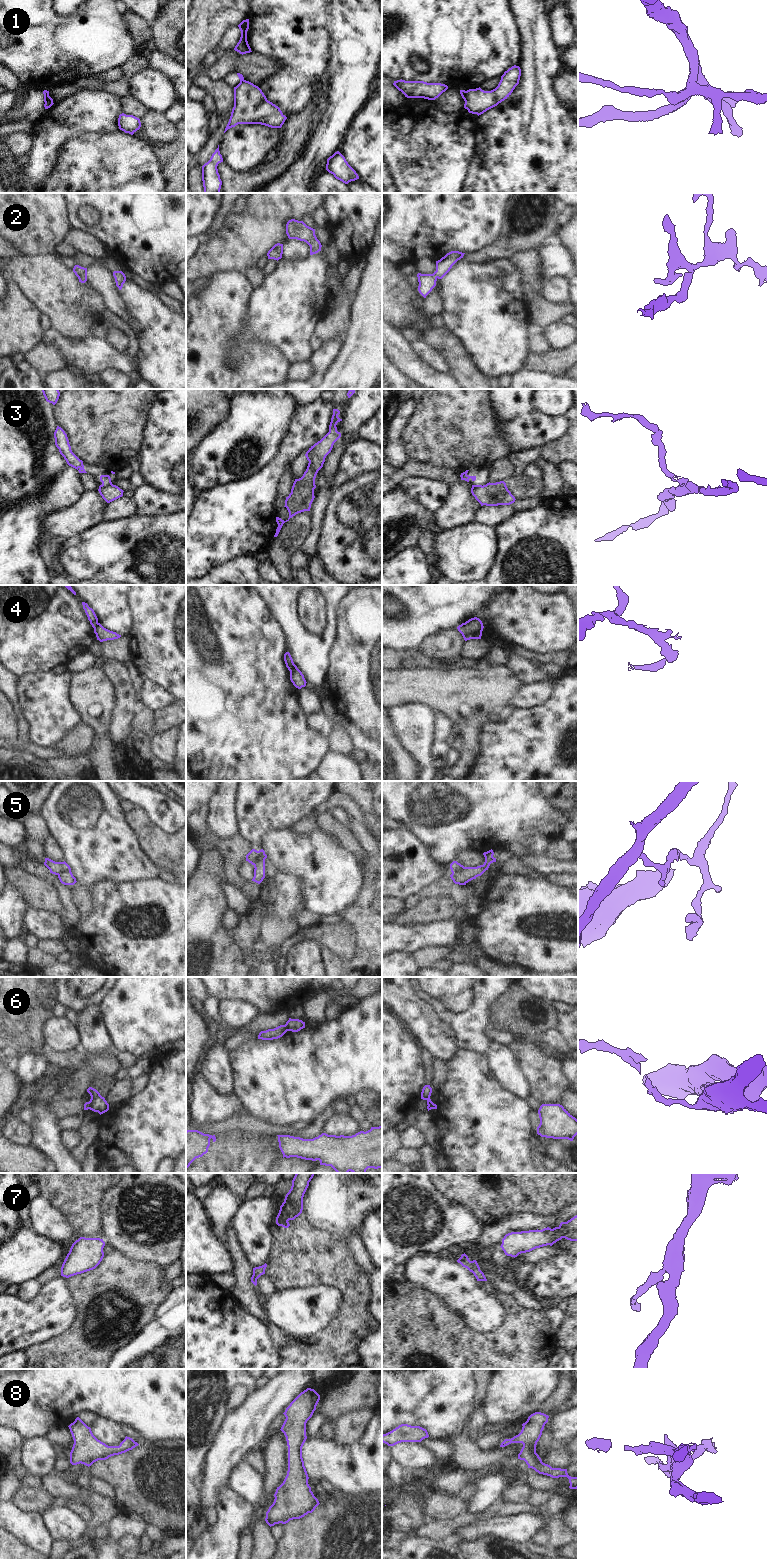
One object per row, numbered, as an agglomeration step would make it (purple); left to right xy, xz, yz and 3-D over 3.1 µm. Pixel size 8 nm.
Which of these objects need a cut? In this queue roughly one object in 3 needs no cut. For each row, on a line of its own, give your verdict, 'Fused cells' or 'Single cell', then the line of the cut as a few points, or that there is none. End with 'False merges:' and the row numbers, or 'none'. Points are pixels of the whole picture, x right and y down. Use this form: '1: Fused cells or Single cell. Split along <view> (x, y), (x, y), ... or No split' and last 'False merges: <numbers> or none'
1: Fused cells. Split along xy (47, 91), (47, 100), (45, 102)
2: Single cell. No split
3: Fused cells. Split along xy (111, 483), (99, 487)
4: Fused cells. Split along xz (294, 664), (290, 671)
5: Fused cells. Split along xz (265, 854), (261, 854), (253, 864)
6: Fused cells. Split along xz (284, 1025), (287, 1030)
7: Single cell. No split
8: Single cell. No split
False merges: 1, 3, 4, 5, 6.

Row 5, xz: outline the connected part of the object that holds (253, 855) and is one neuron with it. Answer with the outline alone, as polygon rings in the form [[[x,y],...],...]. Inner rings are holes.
[[[252,849],[247,855],[246,855],[246,861],[254,865],[256,861],[258,860],[260,855],[265,855],[265,851],[263,849],[257,851],[255,849]]]

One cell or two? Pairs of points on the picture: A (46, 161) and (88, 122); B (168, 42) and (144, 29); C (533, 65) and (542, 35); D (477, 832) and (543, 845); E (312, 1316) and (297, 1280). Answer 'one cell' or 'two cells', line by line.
A: one cell
B: two cells
C: one cell
D: one cell
E: two cells

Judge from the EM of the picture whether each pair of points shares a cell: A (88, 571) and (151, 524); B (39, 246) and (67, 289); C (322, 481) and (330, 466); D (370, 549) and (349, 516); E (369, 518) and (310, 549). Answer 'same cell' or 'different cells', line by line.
A: same cell
B: different cells
C: different cells
D: same cell
E: different cells

